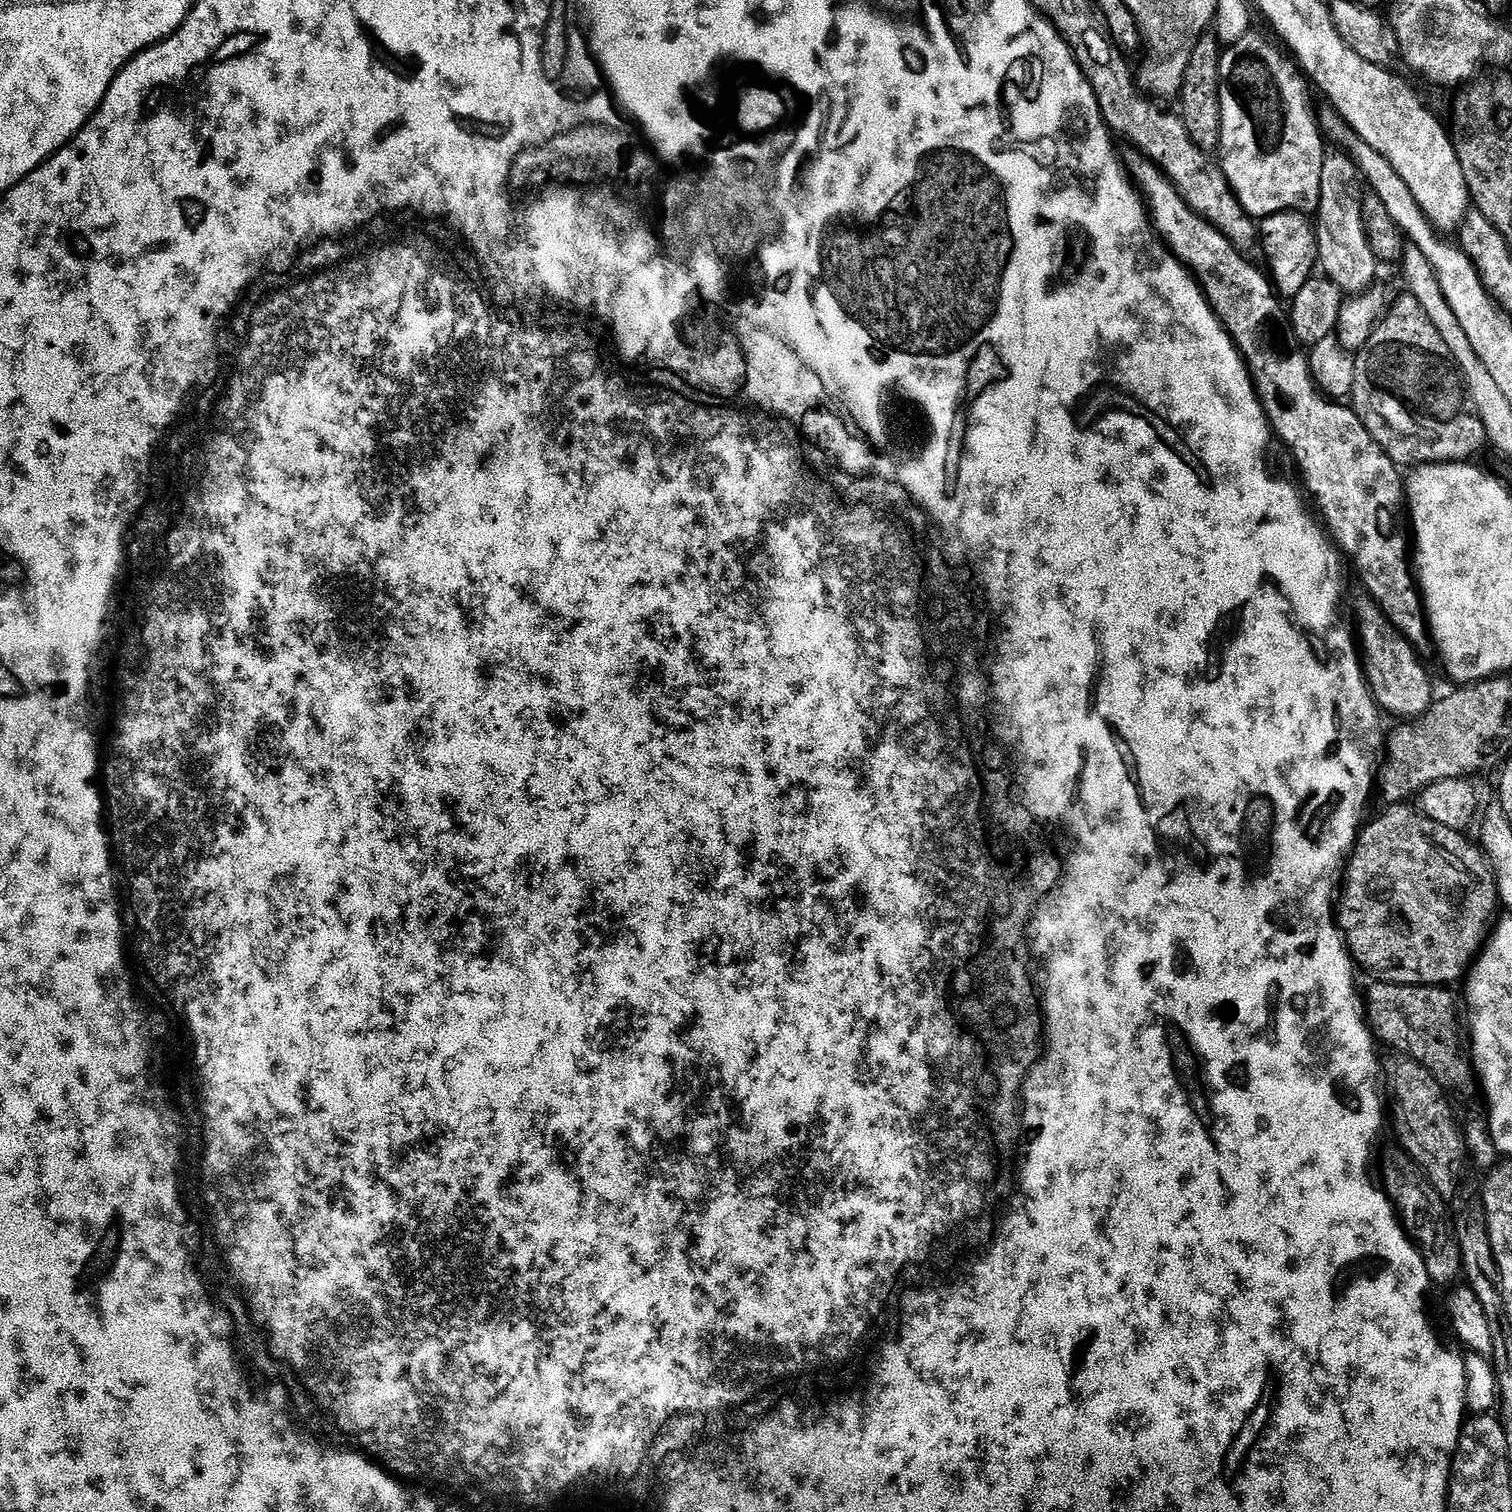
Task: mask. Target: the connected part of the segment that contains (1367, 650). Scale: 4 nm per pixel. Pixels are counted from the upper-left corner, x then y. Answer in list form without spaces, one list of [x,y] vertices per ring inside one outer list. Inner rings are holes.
[[[1365,598],[1360,604],[1360,609],[1356,612],[1356,628],[1360,631],[1358,634],[1358,648],[1362,653],[1364,651],[1364,664],[1362,660],[1362,672],[1366,677],[1367,687],[1372,693],[1373,700],[1381,709],[1384,708],[1395,719],[1400,722],[1415,722],[1421,716],[1428,713],[1428,709],[1434,703],[1434,695],[1432,696],[1432,680],[1428,677],[1428,672],[1424,669],[1424,664],[1420,661],[1420,656],[1416,653],[1417,645],[1409,640],[1395,624],[1391,623],[1383,611],[1378,607],[1375,600]]]

